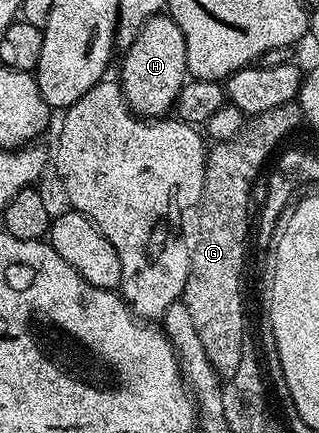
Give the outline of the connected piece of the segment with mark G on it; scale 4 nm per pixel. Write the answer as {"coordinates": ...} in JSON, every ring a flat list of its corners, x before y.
{"coordinates":[[296,103,275,106,252,117,235,138,216,141,208,149,205,158,203,194,181,225,181,238,189,255,189,273,180,300,186,304,195,322,196,333,203,342,211,366,225,378,238,369,238,353,241,349,237,272,247,259,245,243,251,240,249,192,253,181,262,175,261,167,265,159,278,151,277,143,288,132,295,131,297,123,300,125,302,120,300,107]]}

